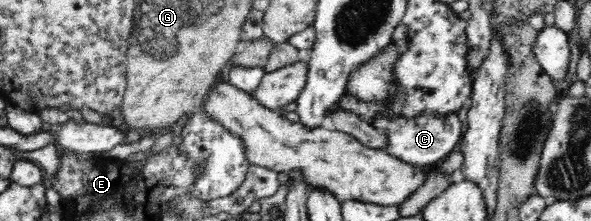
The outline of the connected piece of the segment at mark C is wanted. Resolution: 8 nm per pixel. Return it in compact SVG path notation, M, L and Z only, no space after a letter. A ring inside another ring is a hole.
M457 114L447 115L446 117L419 115L412 119L379 117L372 122L372 125L389 139L389 148L386 148L386 151L391 156L397 157L407 164L424 167L439 164L450 152L458 150L464 136L463 124Z

